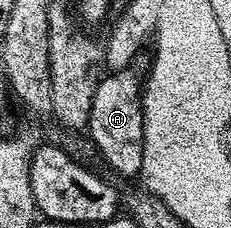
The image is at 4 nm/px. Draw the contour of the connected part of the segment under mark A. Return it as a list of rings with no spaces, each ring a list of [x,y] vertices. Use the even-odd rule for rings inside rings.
[[[115,69],[104,74],[97,85],[97,93],[93,93],[93,105],[89,113],[86,134],[91,134],[99,155],[119,175],[139,175],[143,164],[143,101],[141,98],[141,79],[131,69]]]

